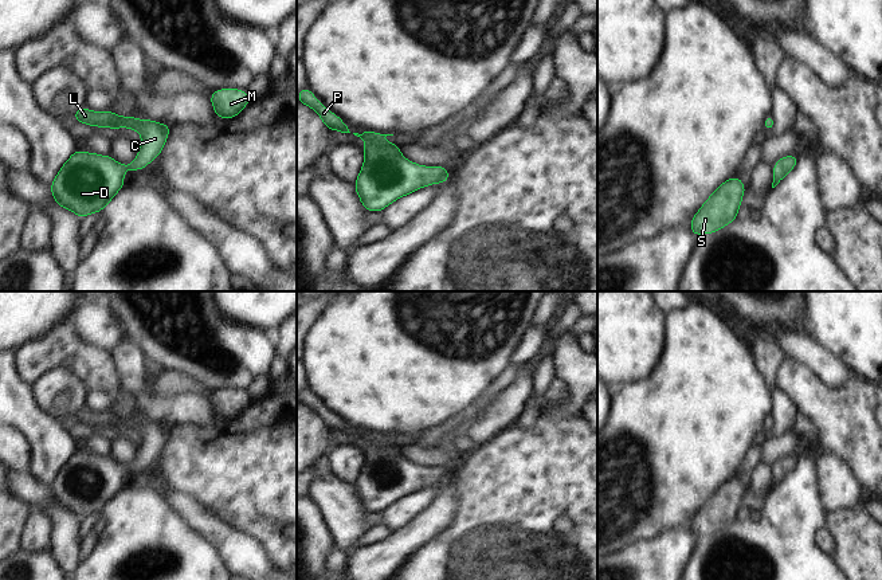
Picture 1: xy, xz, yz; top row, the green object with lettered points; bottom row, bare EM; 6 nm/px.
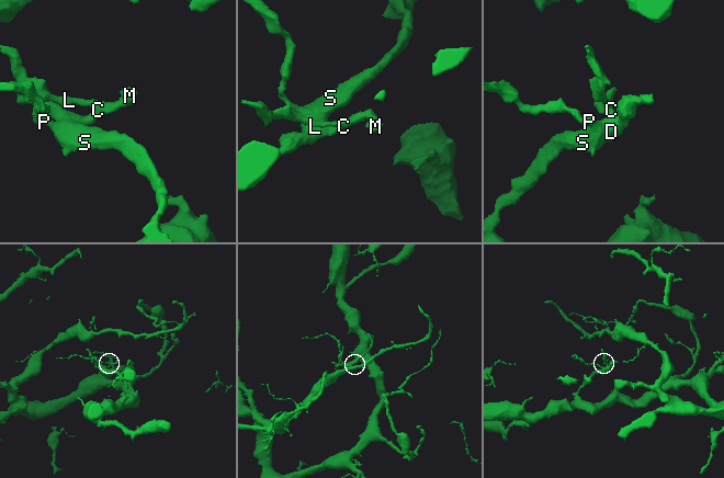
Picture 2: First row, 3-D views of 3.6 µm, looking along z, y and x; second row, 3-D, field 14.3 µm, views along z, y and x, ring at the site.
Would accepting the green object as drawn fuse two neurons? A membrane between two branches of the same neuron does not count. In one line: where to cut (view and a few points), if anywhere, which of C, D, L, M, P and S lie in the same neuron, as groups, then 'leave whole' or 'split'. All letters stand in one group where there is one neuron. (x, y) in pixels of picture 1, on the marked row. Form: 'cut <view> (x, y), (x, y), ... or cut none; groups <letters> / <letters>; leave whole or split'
cut none; groups C D L M P S; leave whole

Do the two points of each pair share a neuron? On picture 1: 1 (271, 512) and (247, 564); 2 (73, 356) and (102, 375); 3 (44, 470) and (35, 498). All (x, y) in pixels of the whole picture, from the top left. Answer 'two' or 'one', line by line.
1: two
2: one
3: two

